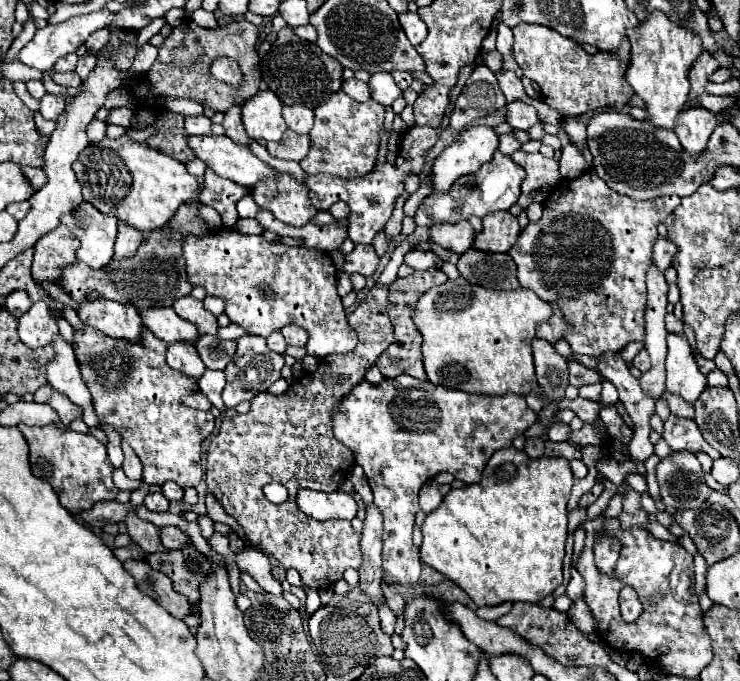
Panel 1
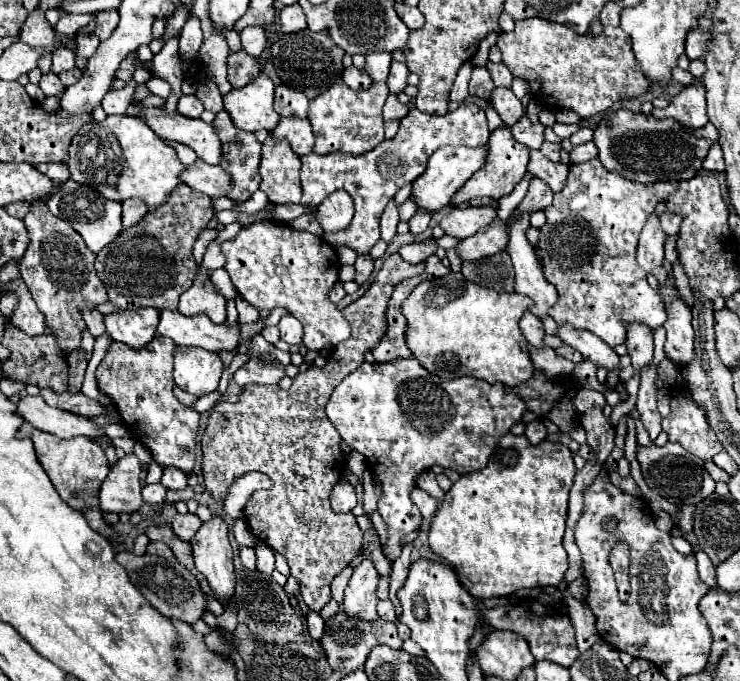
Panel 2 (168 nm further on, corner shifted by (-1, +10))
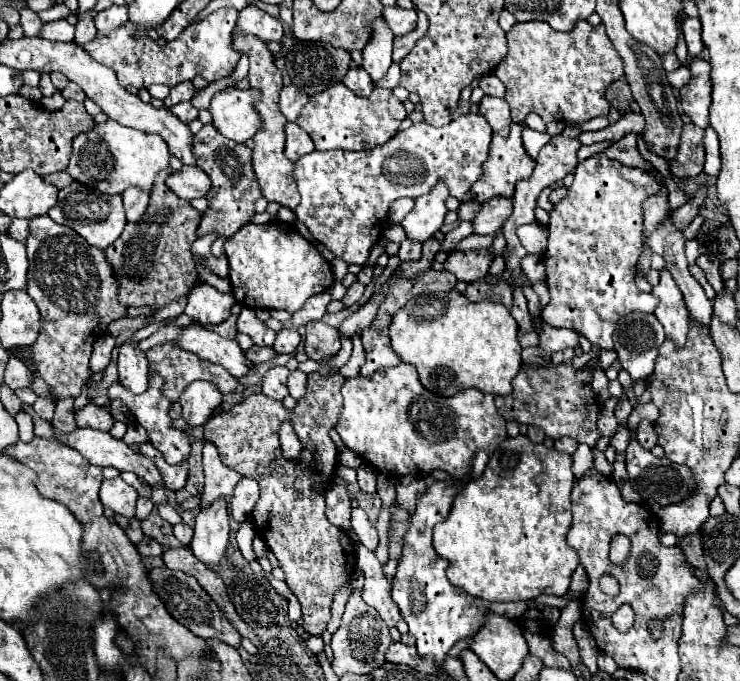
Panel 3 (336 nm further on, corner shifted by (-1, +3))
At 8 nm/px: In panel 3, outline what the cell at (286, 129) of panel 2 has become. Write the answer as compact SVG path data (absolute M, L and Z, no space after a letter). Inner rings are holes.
M287 123L285 133L287 133L287 141L285 141L285 157L287 159L297 161L301 155L315 151L311 137L297 123Z

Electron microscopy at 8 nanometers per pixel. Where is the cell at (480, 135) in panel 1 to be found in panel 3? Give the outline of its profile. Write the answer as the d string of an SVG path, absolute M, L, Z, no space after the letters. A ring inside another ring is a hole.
M439 183L433 189L433 193L427 193L415 199L415 207L399 223L407 239L423 243L441 229L443 219L447 215L447 207L445 207L447 197L449 197L449 191L445 183Z

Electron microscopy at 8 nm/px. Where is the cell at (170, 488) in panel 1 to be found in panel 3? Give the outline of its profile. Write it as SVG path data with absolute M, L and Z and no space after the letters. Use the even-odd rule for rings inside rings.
M143 443L143 445L139 445L139 449L141 449L143 455L147 455L149 459L155 461L157 469L161 471L161 475L163 475L163 479L165 479L167 489L171 489L171 491L173 491L173 489L179 491L179 489L185 487L187 473L189 473L189 463L187 463L187 461L183 461L181 465L169 465L169 463L163 459L161 451L157 451L153 445Z

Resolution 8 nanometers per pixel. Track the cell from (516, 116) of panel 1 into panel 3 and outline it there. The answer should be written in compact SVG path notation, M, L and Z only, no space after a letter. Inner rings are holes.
M483 97L479 103L479 113L485 117L485 121L491 125L491 129L499 135L509 133L511 115L509 105L501 97Z

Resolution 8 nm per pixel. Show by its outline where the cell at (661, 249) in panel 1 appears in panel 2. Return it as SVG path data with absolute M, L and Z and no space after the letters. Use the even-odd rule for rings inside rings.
M665 212L665 214L661 214L659 222L661 222L661 228L663 228L663 232L665 232L667 236L675 236L675 234L679 232L679 224L681 224L681 216Z

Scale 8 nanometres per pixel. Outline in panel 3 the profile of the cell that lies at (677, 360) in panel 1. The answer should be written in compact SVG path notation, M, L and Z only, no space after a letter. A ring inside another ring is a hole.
M661 269L659 275L661 275L661 281L651 291L659 299L655 317L665 327L667 337L675 345L681 347L681 345L685 345L687 331L689 331L689 313L685 309L685 301L681 297L681 291L677 289L671 273L667 269Z

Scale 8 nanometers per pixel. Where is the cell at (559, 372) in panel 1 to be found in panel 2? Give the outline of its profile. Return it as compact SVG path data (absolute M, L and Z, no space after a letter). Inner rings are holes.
M525 312L523 318L521 318L521 322L519 322L519 326L521 326L521 332L525 334L525 338L527 338L529 344L533 344L535 348L545 346L545 342L543 342L545 328L543 328L543 322L539 318L535 318L531 312Z

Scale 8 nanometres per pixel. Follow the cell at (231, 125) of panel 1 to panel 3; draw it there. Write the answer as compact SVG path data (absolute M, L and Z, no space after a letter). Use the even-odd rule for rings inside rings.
M209 123L195 135L193 155L197 157L197 167L201 167L211 177L211 189L205 195L209 207L207 213L201 215L201 225L197 227L197 235L203 237L205 233L217 233L217 237L231 237L251 221L251 217L255 215L253 205L261 197L261 189L251 167L251 149L247 149L241 143L233 143L225 139Z

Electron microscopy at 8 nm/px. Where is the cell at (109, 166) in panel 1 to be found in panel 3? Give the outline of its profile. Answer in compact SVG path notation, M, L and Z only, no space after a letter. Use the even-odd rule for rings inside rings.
M107 119L105 123L95 125L89 133L81 133L73 139L73 153L67 165L67 173L79 183L93 185L107 195L123 193L129 187L151 191L155 175L169 167L169 157L171 153L167 143L155 133L123 127L121 123Z

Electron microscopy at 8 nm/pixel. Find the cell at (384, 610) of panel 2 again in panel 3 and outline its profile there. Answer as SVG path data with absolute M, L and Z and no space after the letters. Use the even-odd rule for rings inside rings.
M359 545L355 555L357 555L355 557L357 567L365 571L365 587L363 587L363 595L361 595L363 601L369 607L377 609L377 613L389 627L395 627L397 621L401 621L401 611L395 605L395 601L391 599L391 581L383 575L381 563L367 547Z

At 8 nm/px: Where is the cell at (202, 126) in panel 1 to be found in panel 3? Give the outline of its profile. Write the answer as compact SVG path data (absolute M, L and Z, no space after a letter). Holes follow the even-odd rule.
M189 101L173 105L173 107L171 107L171 113L173 113L179 121L183 121L183 123L189 123L189 121L197 119L197 115L199 115L199 111L197 111Z

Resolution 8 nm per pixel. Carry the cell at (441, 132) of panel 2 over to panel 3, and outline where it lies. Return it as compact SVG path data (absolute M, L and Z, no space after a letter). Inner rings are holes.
M459 115L459 117L455 117L451 123L447 123L447 125L443 125L443 127L431 127L431 125L427 125L425 121L423 121L423 123L415 123L415 125L411 125L409 129L399 131L399 133L397 133L393 139L389 139L385 145L373 147L373 149L369 149L369 151L313 151L313 153L309 153L309 155L305 155L305 157L299 157L299 159L293 163L293 165L295 165L295 169L293 169L293 179L295 179L297 189L299 189L299 195L301 195L301 203L297 205L295 215L297 215L297 219L299 219L301 223L307 225L307 229L313 233L313 237L315 237L319 243L323 243L329 251L333 251L333 255L335 255L337 259L343 259L343 261L347 261L347 263L365 265L365 261L367 261L367 257L369 257L369 249L377 243L377 239L381 237L381 231L383 231L383 227L385 227L385 223L387 223L387 211L389 211L391 201L395 201L395 199L399 199L399 197L417 199L419 195L429 193L439 181L443 181L443 183L447 185L451 197L455 197L457 201L463 201L463 199L465 199L465 195L469 193L471 185L473 185L473 183L481 177L481 173L483 173L481 167L483 167L483 163L485 163L487 157L489 157L491 133L493 133L493 131L491 131L489 123L487 123L481 115Z

